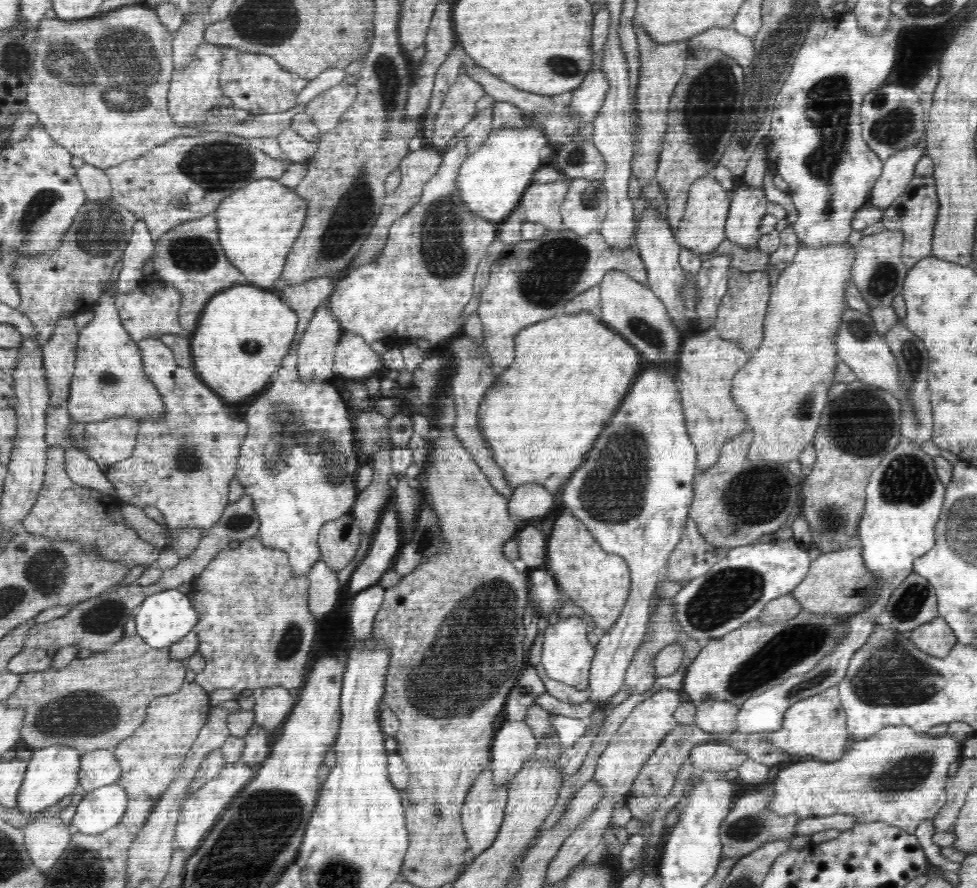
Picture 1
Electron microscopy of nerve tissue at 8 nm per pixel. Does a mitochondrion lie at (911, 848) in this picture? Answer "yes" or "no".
no

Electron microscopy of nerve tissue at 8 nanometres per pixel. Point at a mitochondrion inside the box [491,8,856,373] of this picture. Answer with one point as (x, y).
(711, 99)

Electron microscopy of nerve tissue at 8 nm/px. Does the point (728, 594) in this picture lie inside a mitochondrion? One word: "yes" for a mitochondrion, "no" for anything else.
yes

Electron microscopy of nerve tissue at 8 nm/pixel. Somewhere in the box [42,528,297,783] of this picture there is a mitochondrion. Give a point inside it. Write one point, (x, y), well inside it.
(101, 619)

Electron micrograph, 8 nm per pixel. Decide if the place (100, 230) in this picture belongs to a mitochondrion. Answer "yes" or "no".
yes

